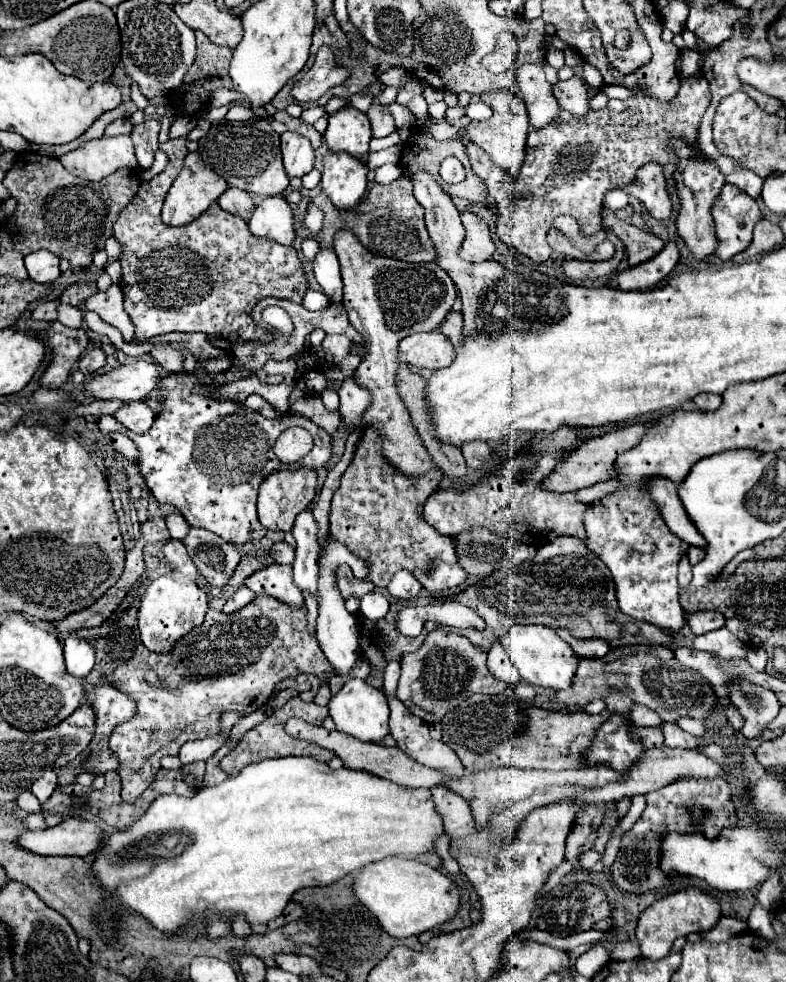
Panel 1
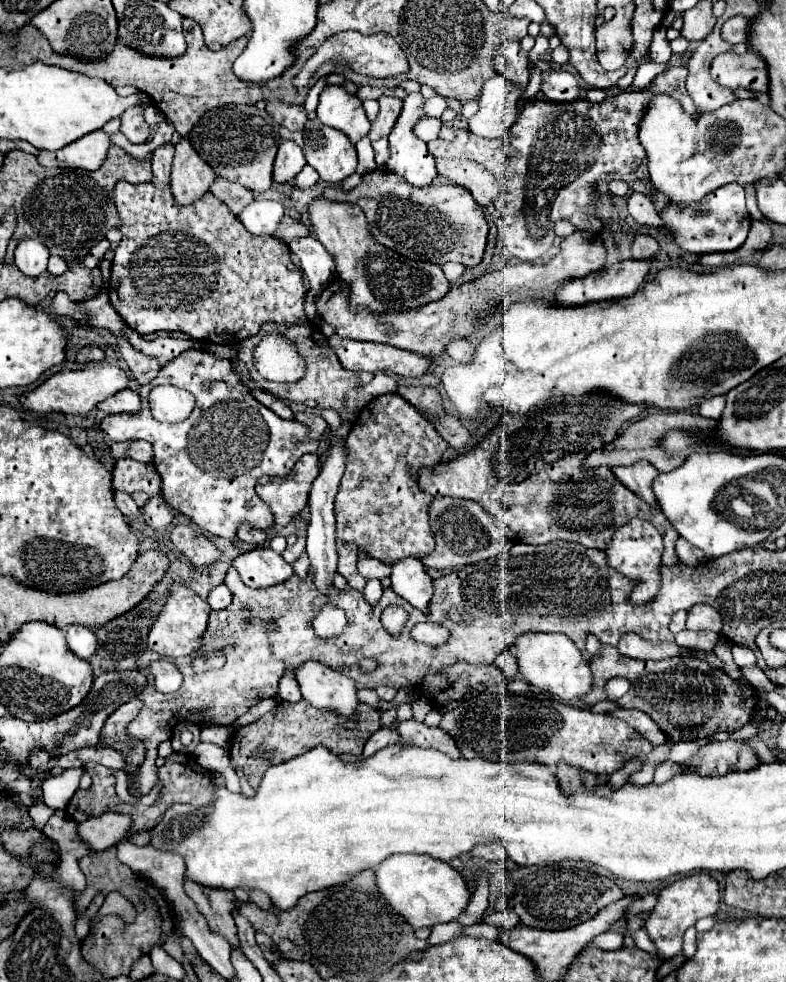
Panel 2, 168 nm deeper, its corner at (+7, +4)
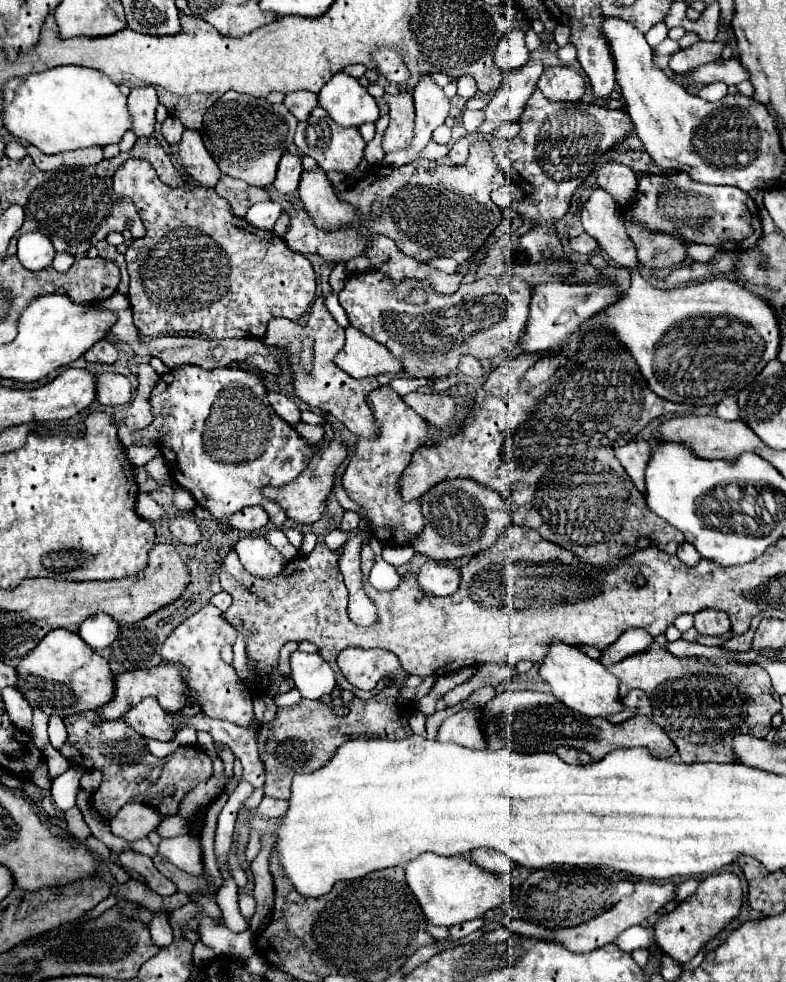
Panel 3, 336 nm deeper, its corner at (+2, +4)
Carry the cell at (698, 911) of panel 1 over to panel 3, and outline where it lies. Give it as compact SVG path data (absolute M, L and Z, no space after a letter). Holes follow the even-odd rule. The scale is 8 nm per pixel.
M718 873L718 875L708 875L698 891L684 899L674 911L670 911L668 915L660 917L656 921L656 941L660 945L660 949L670 955L674 961L686 963L692 957L698 955L698 951L712 941L734 917L738 917L742 907L742 887L740 887L740 879L732 873Z

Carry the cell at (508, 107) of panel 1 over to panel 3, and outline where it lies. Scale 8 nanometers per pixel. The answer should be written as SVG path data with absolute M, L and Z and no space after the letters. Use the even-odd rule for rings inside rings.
M528 61L522 69L514 69L504 75L500 87L496 89L496 95L490 99L484 111L486 119L480 125L480 131L484 135L492 133L494 129L506 123L514 123L516 117L522 115L526 101L536 89L536 81L540 79L542 71L544 71L542 61Z

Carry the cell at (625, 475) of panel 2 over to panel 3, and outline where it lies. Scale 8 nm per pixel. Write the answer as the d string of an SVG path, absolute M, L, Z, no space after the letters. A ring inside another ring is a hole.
M644 439L628 441L626 445L622 445L622 449L616 449L616 459L622 463L628 477L636 485L636 489L642 491L642 493L646 493L644 469L646 469L650 455L652 455L652 445Z

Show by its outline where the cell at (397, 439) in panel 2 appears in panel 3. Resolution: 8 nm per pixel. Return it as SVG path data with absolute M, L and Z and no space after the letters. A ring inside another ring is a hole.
M390 385L374 389L368 397L368 405L380 423L380 433L376 439L358 439L356 453L348 463L342 485L348 497L364 507L370 531L382 545L408 545L412 537L424 529L424 517L420 511L420 501L402 501L396 481L410 463L412 453L426 445L428 427L426 421L414 413L414 409L410 409L402 397L394 393L394 389L390 389Z

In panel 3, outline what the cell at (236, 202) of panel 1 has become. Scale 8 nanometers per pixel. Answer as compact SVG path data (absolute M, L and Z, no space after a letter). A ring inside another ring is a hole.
M222 175L220 181L216 183L214 191L218 193L218 197L226 199L230 203L230 209L236 217L244 217L246 211L258 203L258 201L266 201L266 199L272 199L272 195L266 191L266 189L258 189L258 187L252 187L240 179L234 179L234 177L228 177L228 175Z

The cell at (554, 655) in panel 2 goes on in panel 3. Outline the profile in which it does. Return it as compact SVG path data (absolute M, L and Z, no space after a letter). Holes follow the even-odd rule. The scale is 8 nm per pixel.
M552 643L540 663L540 677L550 685L554 697L576 713L586 717L610 717L624 711L624 703L618 697L618 679L602 667L600 661L590 659L578 647Z

